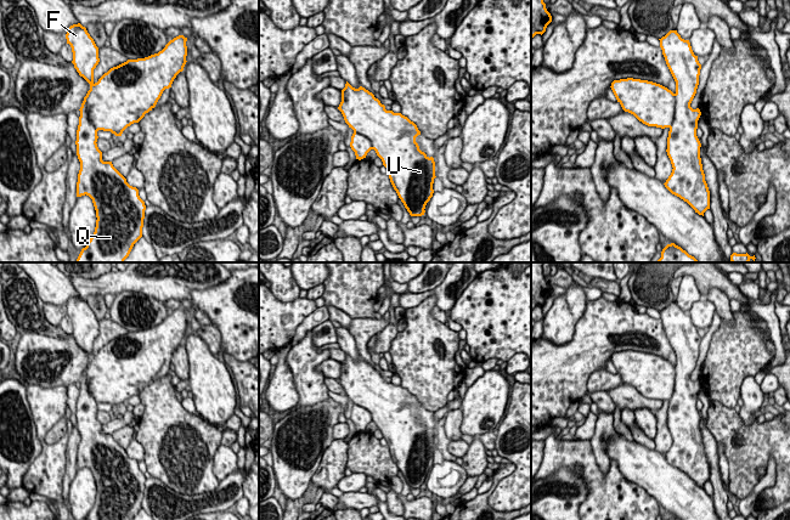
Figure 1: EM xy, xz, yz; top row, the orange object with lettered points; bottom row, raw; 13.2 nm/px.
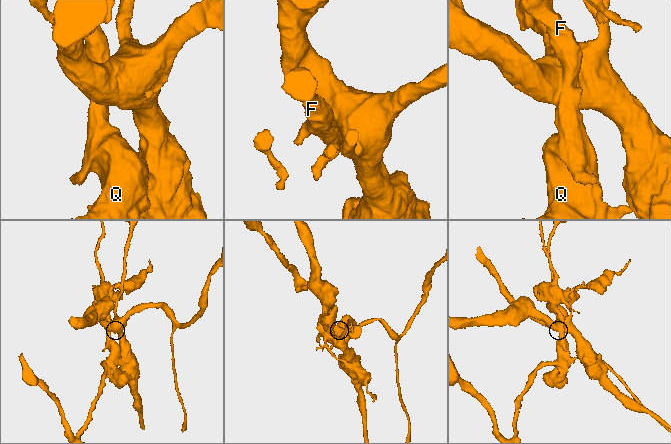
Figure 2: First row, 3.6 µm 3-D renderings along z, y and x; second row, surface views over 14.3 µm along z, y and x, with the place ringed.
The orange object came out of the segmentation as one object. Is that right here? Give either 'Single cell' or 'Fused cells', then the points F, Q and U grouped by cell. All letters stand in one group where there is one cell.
Fused cells. Groups: F Q / U

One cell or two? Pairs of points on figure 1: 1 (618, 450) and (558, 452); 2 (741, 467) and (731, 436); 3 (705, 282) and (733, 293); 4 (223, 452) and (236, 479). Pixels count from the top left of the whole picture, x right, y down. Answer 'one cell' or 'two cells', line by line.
1: two cells
2: one cell
3: one cell
4: two cells

